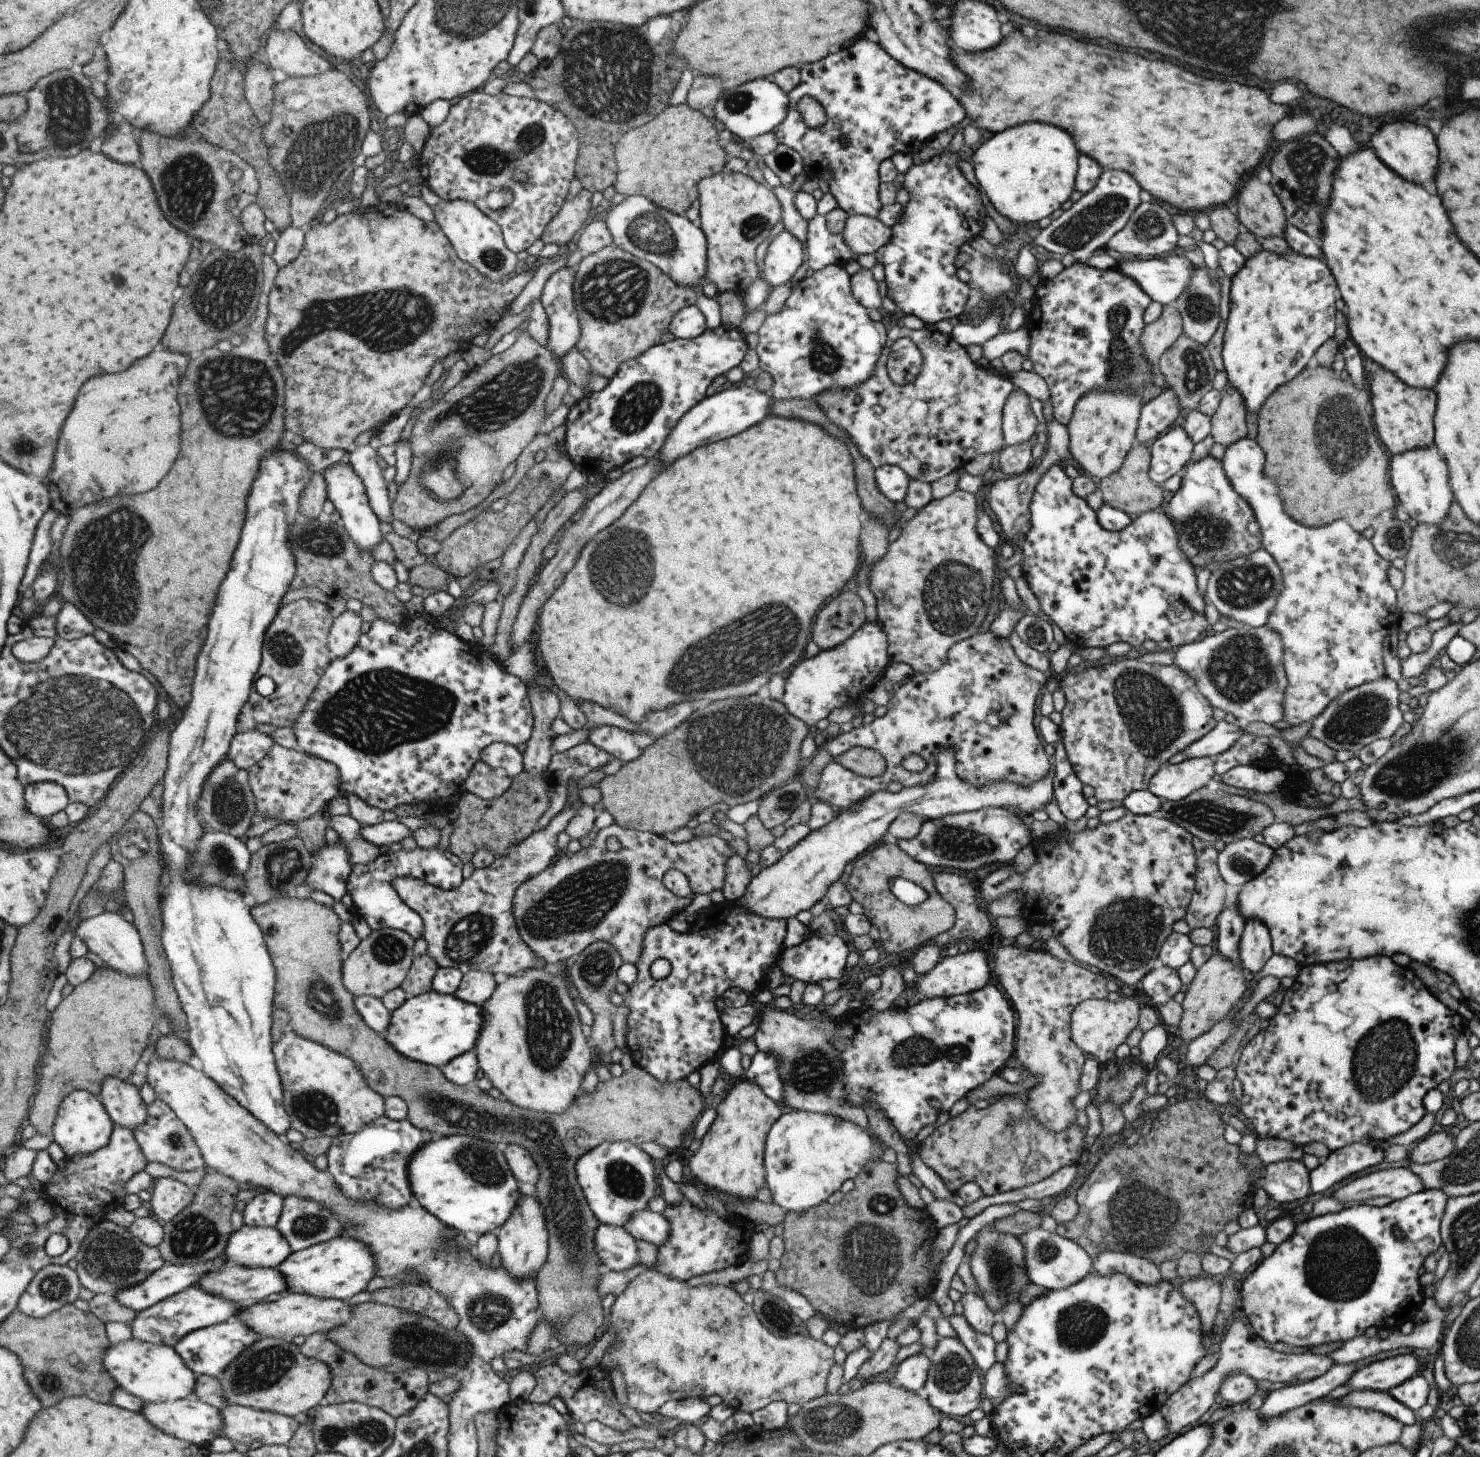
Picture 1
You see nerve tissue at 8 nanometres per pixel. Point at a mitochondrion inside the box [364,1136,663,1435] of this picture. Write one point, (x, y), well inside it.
(415, 1343)

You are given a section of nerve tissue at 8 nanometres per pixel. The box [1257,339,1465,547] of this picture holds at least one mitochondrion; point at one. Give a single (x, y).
(1338, 439)

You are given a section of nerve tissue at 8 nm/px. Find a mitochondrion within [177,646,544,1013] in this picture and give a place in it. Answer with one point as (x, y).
(379, 710)

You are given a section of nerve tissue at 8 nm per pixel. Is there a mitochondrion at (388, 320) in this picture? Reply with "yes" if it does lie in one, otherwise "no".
yes

